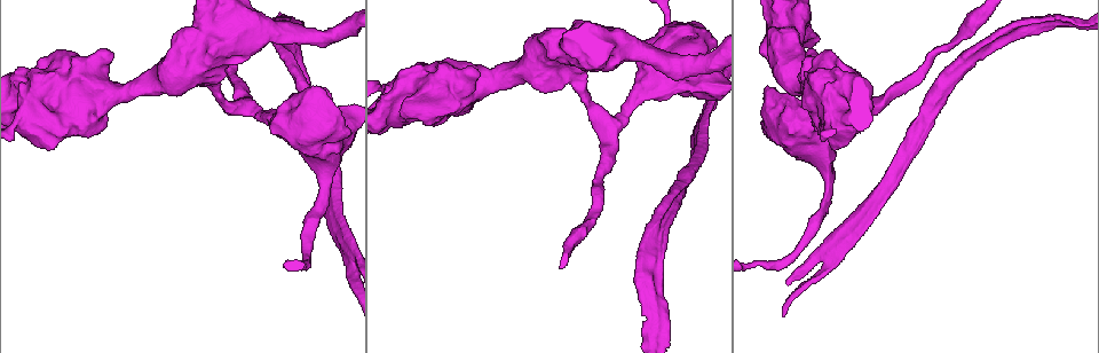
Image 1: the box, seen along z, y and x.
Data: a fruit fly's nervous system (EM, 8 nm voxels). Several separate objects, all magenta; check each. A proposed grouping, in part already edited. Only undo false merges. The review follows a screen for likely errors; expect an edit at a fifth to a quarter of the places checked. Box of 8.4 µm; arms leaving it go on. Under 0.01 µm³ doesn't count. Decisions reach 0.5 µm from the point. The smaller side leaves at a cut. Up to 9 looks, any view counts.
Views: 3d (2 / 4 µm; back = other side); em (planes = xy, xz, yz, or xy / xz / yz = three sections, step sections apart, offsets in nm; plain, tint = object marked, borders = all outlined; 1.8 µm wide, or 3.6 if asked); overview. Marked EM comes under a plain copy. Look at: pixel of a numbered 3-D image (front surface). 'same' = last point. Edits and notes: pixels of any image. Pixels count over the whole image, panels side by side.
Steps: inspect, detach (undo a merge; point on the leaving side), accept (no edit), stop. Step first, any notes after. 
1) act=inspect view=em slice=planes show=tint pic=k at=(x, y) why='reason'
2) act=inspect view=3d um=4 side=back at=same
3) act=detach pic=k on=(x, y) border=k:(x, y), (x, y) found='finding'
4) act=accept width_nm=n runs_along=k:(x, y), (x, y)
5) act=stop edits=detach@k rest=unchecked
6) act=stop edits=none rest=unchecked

act=inspect view=3d um=4 side=back pic=1 at=(294, 101) why='closes a loop'

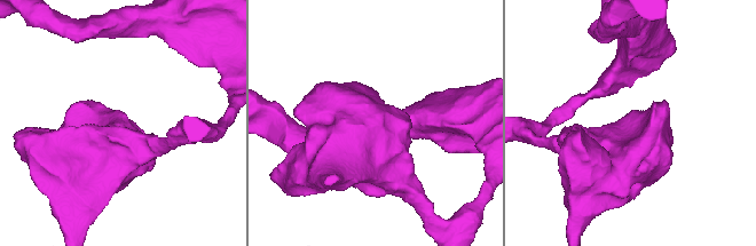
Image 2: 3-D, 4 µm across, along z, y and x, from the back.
act=inspect view=em um=3.6 slice=xz step=4 show=tint pic=2 at=(642, 116)

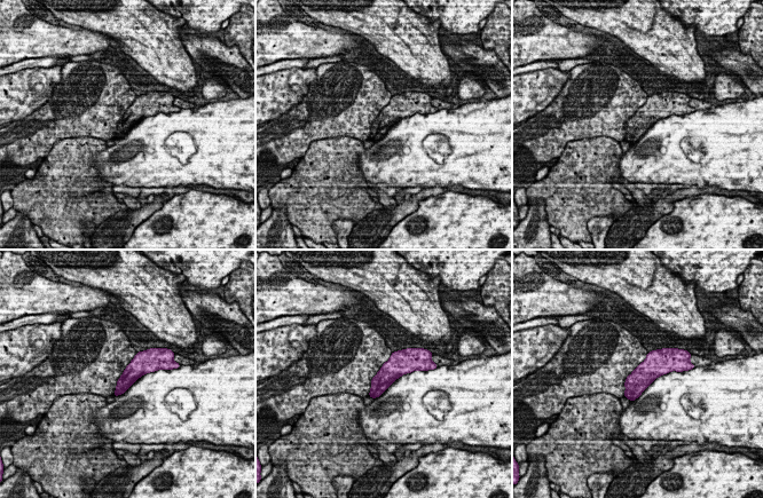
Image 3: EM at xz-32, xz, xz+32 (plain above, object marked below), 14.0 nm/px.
act=accept found='all the same cell'

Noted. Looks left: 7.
act=inspect view=3d um=4 pic=1 at=(200, 73) why='sudden change in width'

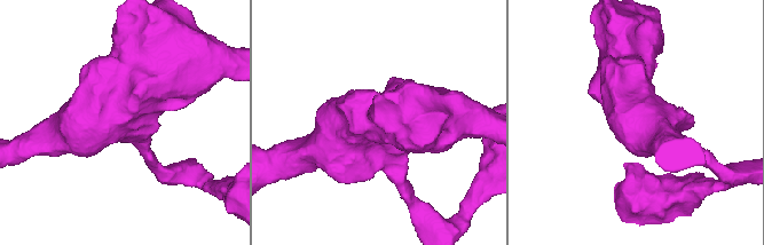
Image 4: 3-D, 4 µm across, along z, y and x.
act=inspect view=em um=3.6 slice=xz step=8 show=tint pic=4 at=(125, 123) why='now the EM'

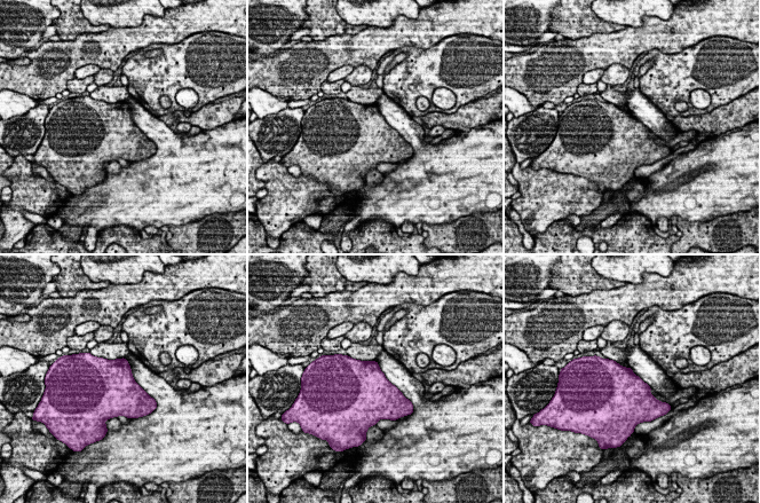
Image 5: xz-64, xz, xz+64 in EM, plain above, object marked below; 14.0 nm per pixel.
act=accept found='one cell here'

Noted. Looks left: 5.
act=inspect view=em um=3.6 slice=planes show=tint pic=1 at=(445, 71) why='thick turns thin'

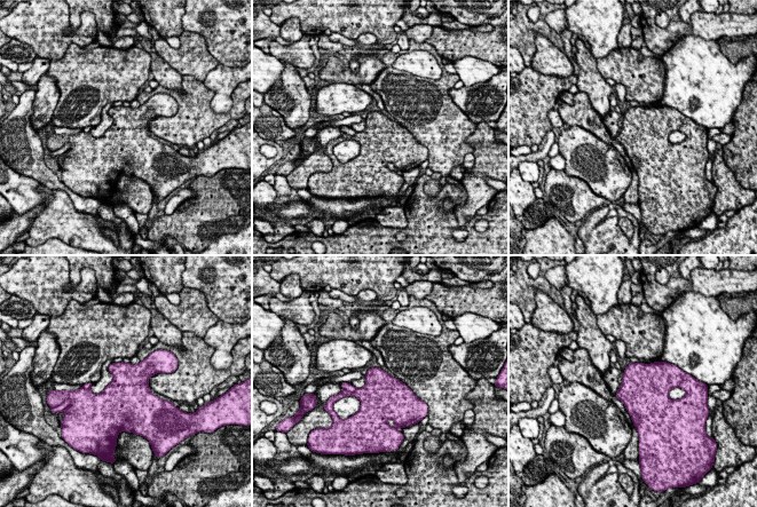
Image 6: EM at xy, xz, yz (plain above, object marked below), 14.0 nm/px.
act=detach pic=6 on=(346, 386) border=6:(359, 388), (353, 391), (345, 390) found='a second cell is stuck on'

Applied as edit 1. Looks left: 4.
act=inspect view=3d um=2 pic=1 at=(655, 257) why='a fork'

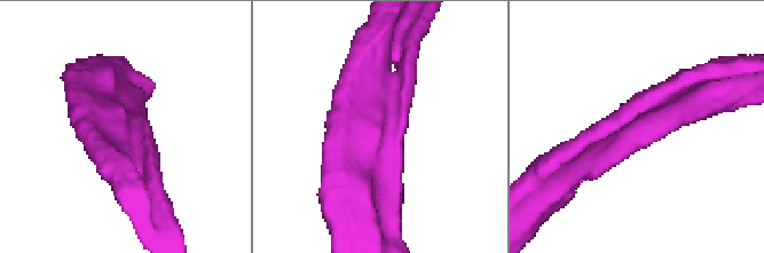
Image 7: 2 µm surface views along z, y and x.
act=inspect view=em slice=yz step=8 show=tint pic=7 at=(125, 128)

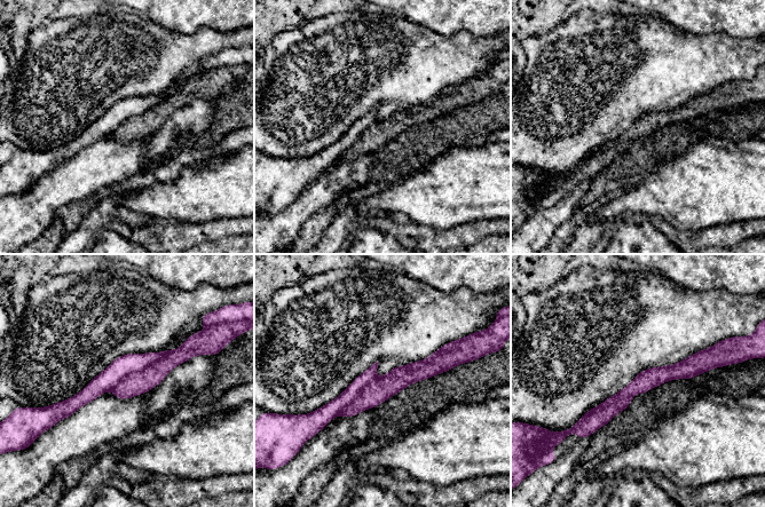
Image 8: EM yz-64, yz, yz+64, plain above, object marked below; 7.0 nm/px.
act=detach pic=8 on=(139, 382) border=8:(171, 350), (126, 374), (111, 388) found='a second cell is stuck on'

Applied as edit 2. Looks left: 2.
act=stop edits=detach@6,detach@8 rest=unchecked

